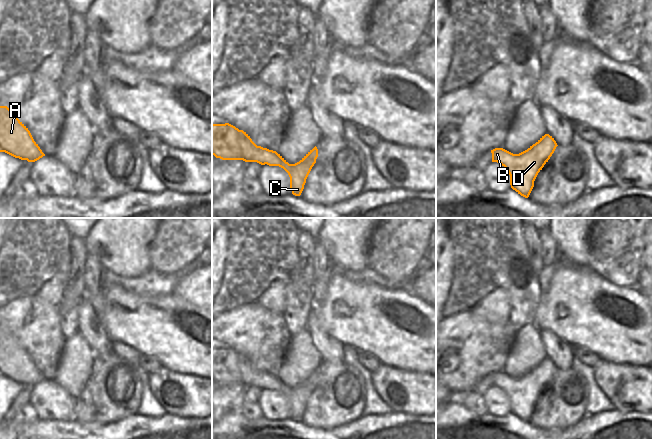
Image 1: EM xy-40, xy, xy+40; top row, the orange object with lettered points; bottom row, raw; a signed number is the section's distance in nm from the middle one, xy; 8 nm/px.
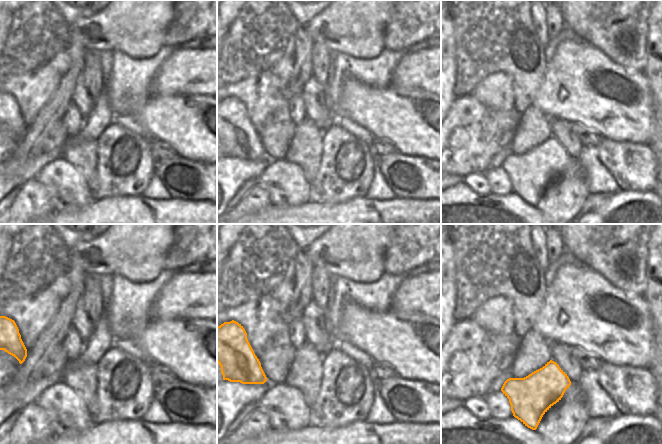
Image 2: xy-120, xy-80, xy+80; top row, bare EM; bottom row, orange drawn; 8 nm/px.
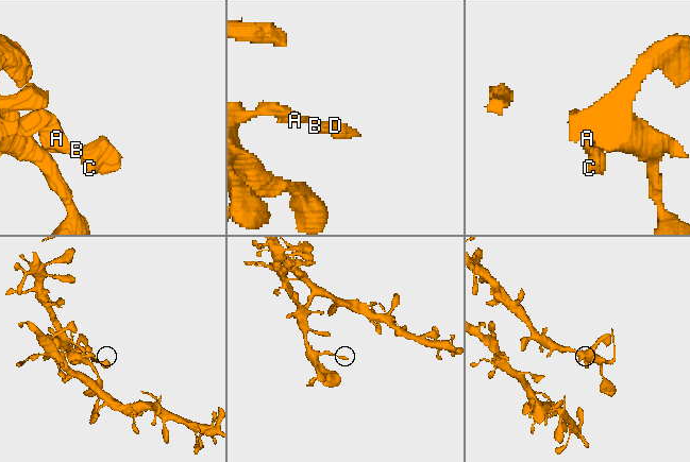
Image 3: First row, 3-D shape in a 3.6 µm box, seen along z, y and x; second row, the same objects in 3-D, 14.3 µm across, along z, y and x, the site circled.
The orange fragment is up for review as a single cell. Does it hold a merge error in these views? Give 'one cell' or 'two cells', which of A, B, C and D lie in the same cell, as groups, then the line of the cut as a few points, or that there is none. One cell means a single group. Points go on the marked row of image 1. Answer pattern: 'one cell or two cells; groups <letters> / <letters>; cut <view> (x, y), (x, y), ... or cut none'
one cell; groups A B C D; cut none

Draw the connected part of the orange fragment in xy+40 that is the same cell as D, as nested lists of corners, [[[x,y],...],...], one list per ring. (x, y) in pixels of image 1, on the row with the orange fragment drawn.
[[[545,134],[519,154],[513,154],[503,148],[491,150],[492,162],[501,164],[510,175],[511,188],[528,198],[538,173],[548,162],[557,146],[554,138]]]

